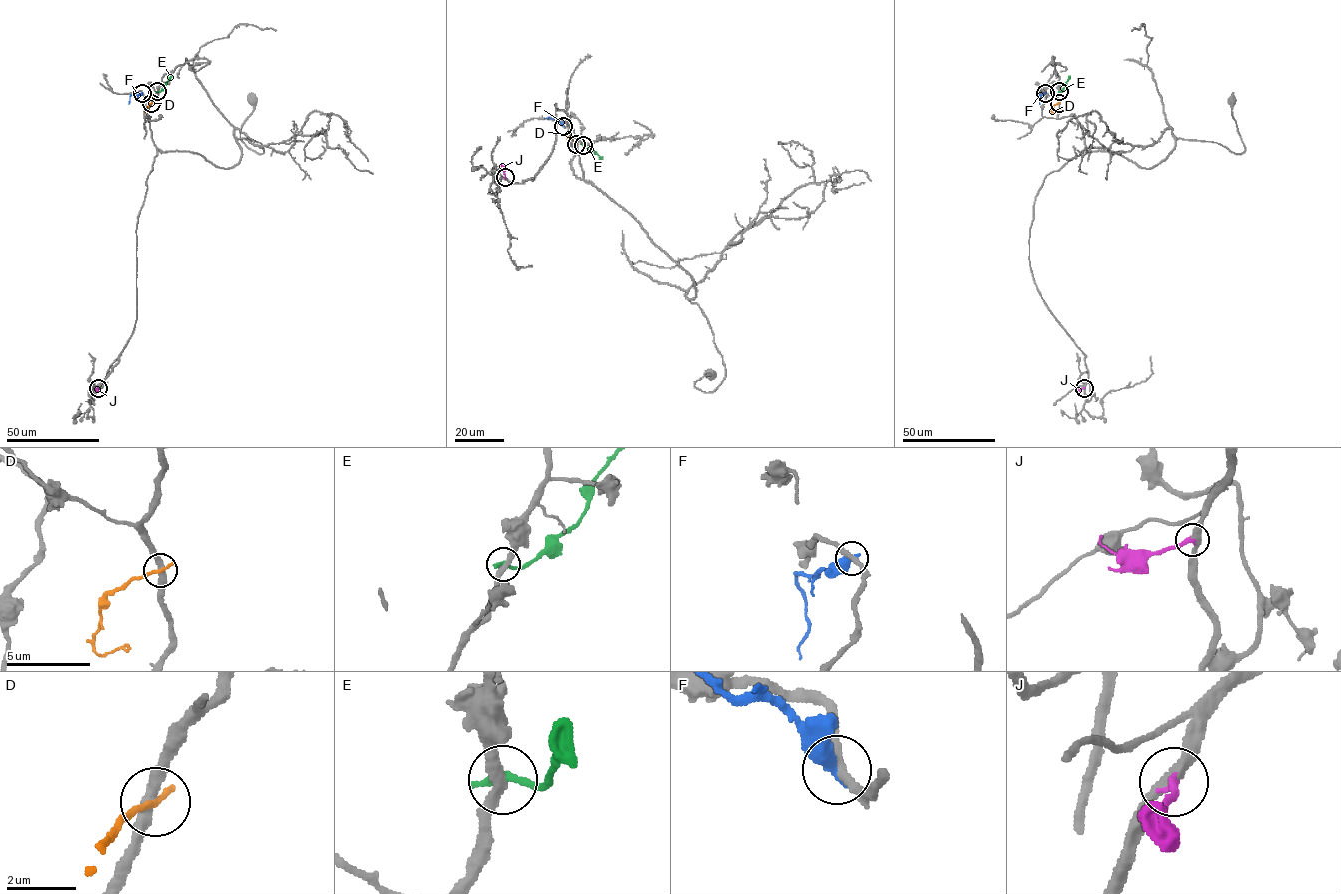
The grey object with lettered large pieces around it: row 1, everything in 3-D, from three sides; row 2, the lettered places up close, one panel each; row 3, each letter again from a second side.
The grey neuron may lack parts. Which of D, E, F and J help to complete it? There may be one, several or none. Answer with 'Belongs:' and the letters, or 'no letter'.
Belongs: J

